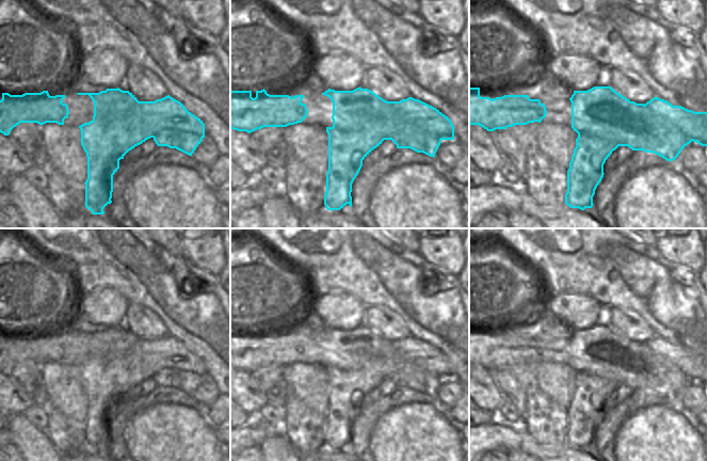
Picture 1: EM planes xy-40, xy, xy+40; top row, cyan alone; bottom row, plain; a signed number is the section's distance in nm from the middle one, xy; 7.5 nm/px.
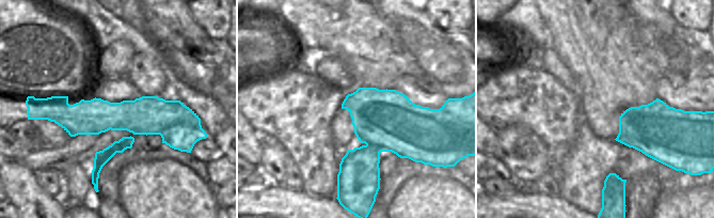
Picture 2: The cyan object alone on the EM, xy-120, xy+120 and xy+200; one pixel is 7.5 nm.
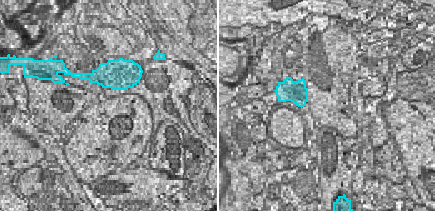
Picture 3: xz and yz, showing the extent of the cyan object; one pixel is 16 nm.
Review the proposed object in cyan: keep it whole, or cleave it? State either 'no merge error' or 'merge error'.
merge error

